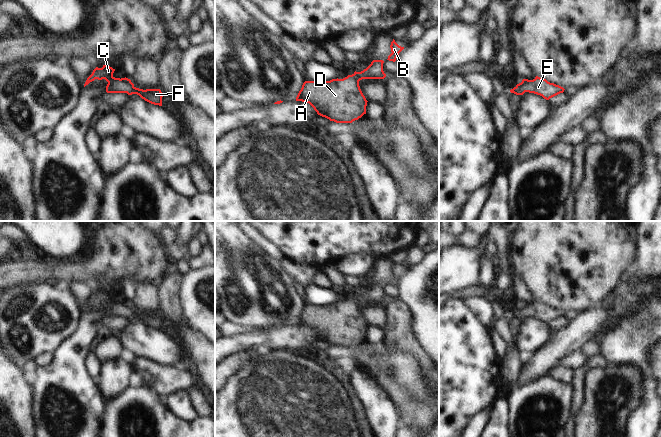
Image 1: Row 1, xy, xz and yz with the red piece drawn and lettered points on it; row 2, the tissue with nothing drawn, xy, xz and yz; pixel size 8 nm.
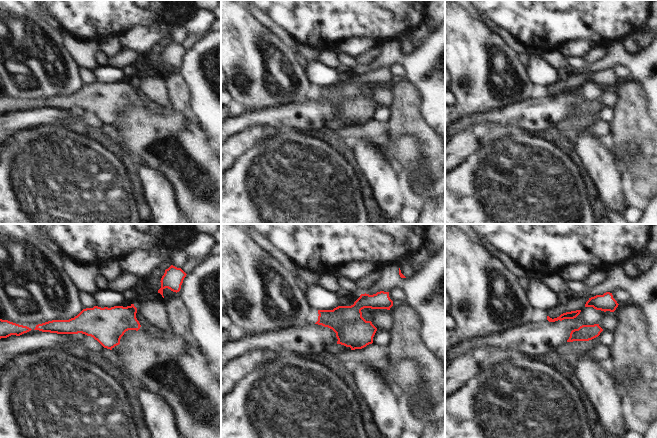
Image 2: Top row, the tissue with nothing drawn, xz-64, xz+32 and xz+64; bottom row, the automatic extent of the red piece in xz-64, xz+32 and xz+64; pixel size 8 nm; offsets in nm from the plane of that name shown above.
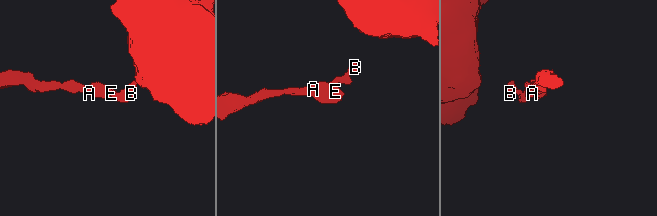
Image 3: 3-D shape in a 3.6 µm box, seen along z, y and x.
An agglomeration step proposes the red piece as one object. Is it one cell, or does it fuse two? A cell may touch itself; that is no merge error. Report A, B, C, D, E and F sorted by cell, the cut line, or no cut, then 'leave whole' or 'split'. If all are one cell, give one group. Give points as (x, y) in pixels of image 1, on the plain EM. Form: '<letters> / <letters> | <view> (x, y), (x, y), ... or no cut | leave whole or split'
A B C D E F | no cut | leave whole

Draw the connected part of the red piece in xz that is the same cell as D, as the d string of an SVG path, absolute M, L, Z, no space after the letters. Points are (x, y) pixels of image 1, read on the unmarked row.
M373 284L361 296L354 296L343 303L330 305L305 305L296 325L309 327L318 339L336 347L352 347L366 338L367 324L359 305L384 303L383 284Z

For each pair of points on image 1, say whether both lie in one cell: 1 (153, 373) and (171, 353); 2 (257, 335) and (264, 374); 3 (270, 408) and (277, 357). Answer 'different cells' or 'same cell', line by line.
1: different cells
2: different cells
3: same cell

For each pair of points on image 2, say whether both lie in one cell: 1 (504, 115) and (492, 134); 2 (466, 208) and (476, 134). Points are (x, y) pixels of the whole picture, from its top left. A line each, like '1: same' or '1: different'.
1: different
2: different

